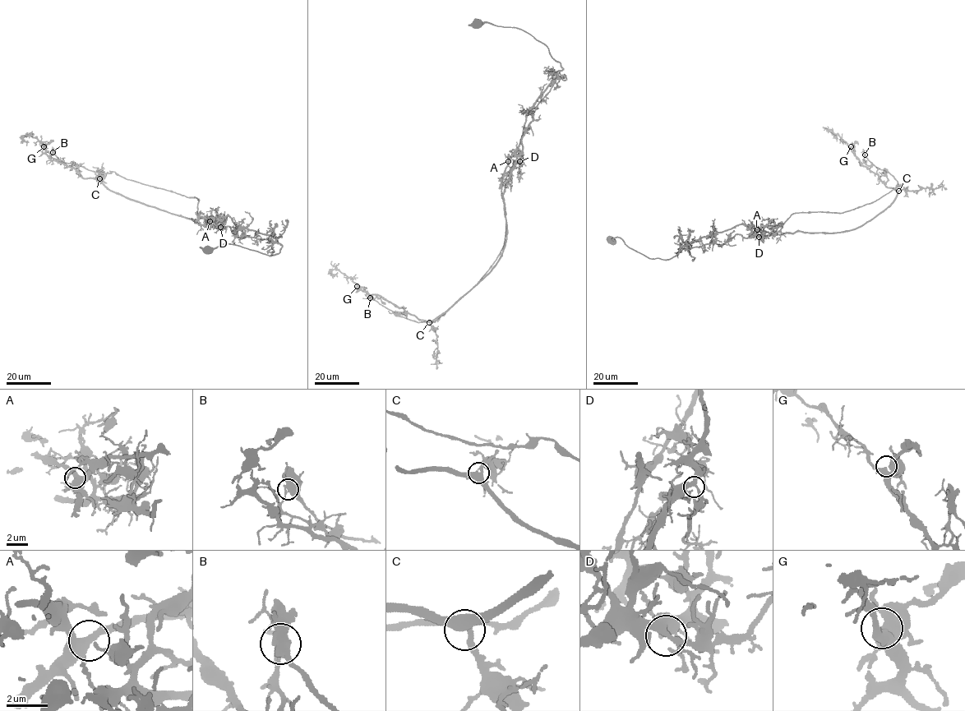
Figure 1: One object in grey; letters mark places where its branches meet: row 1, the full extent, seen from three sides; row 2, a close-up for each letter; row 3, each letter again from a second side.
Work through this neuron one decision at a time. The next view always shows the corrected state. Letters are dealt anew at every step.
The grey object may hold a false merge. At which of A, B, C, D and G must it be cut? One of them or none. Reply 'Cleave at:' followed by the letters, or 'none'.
Cleave at: B

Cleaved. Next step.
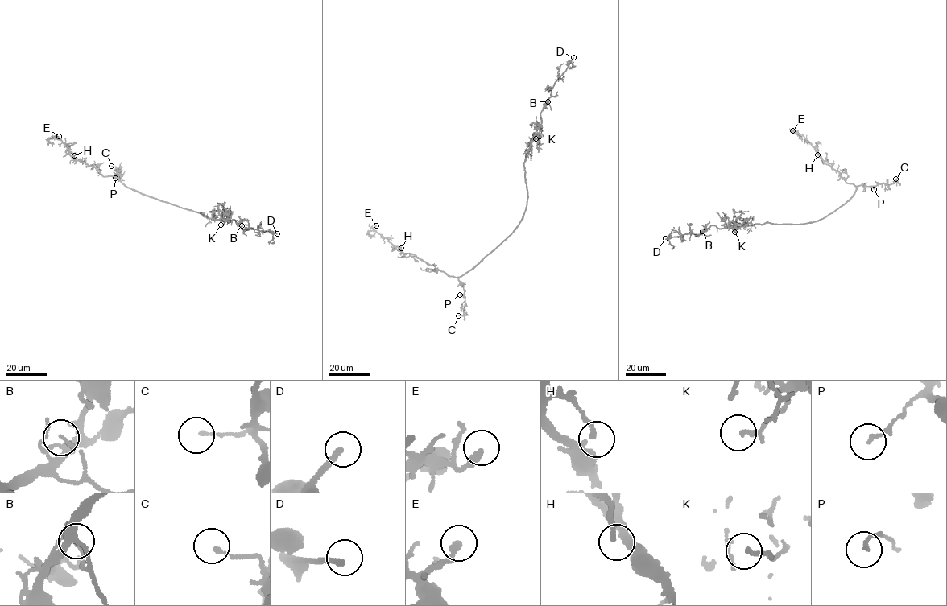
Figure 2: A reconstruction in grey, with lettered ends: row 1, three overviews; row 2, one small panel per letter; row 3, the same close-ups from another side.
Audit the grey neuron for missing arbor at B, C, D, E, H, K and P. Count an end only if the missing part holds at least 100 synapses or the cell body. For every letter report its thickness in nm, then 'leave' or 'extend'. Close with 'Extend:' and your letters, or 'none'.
B: 110 nm | leave
C: 130 nm | leave
D: 240 nm | extend
E: 280 nm | leave
H: 190 nm | leave
K: 180 nm | leave
P: 160 nm | leave
Extend: D

